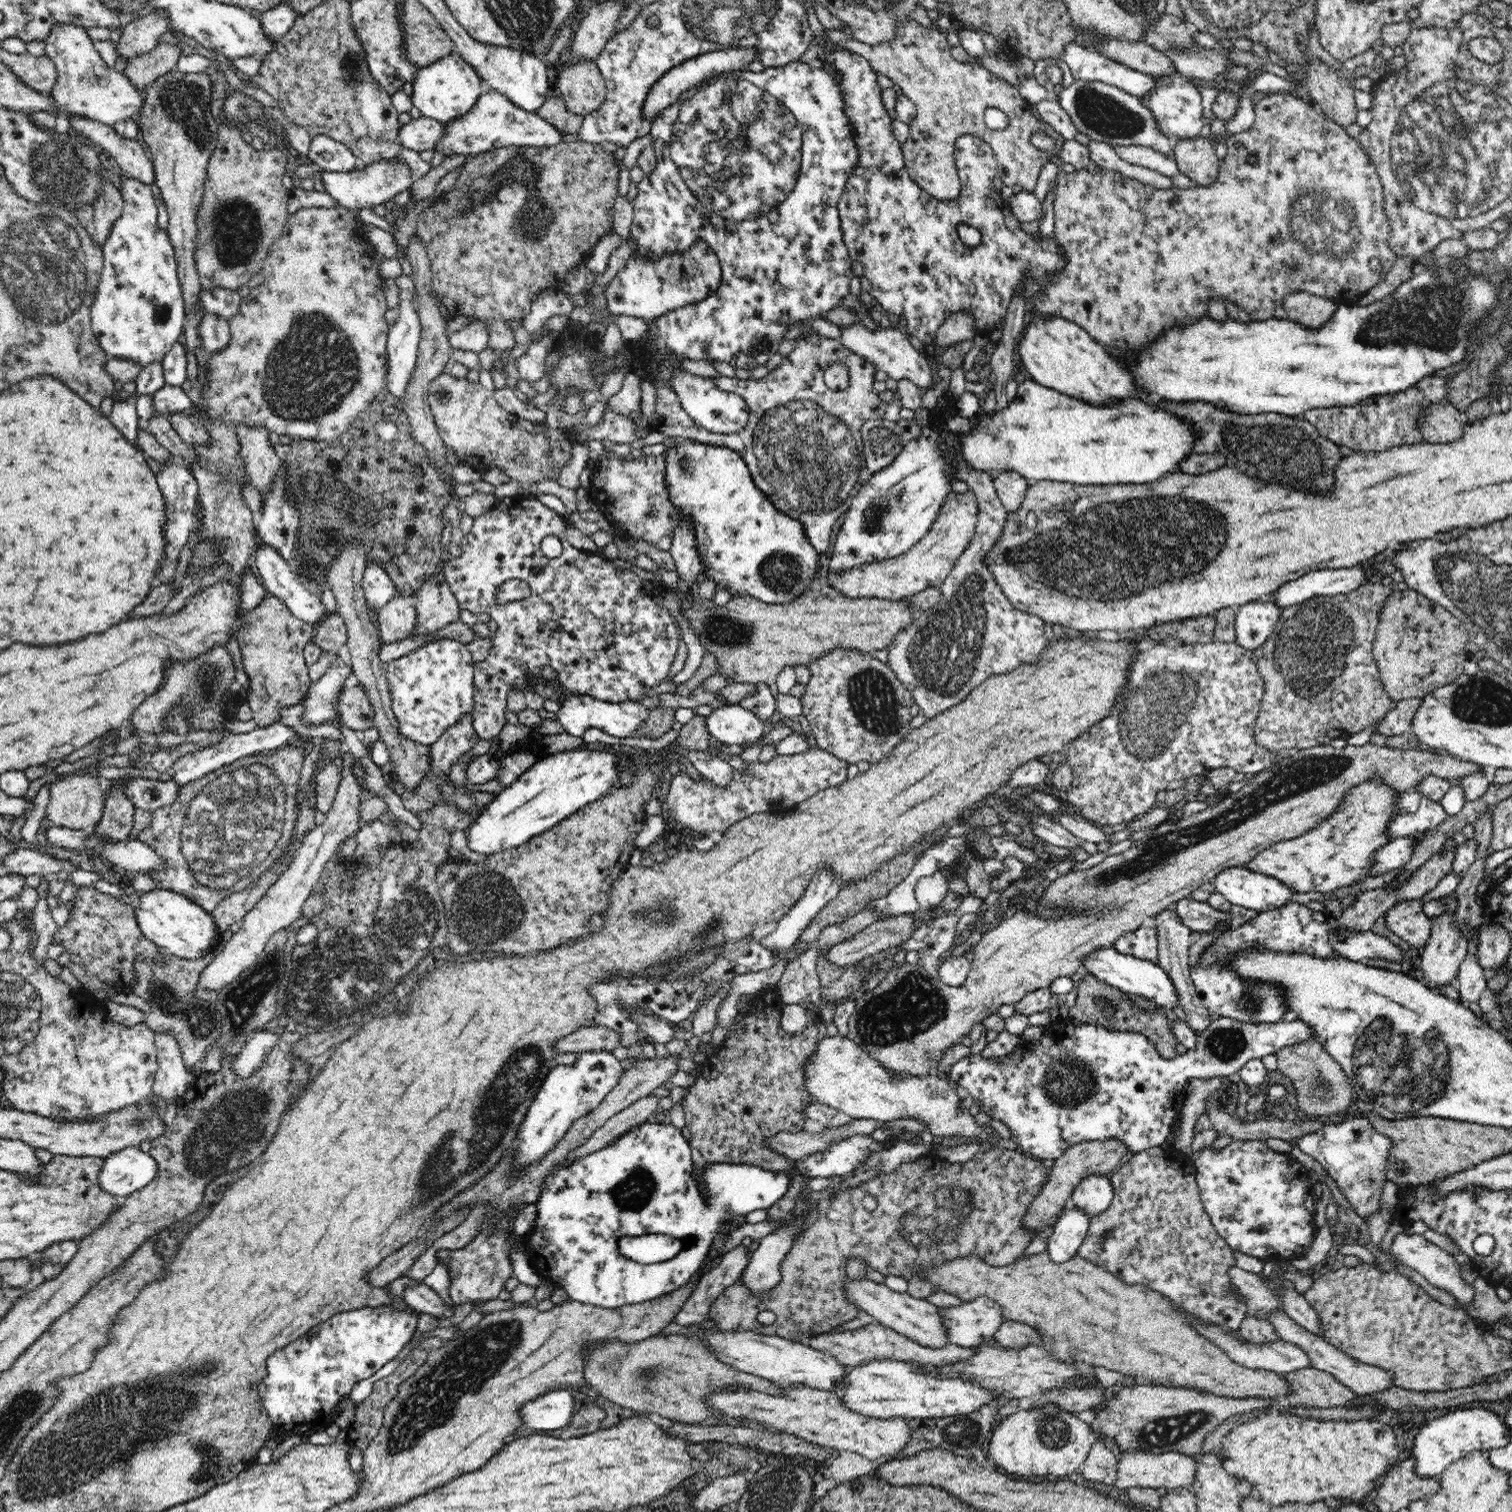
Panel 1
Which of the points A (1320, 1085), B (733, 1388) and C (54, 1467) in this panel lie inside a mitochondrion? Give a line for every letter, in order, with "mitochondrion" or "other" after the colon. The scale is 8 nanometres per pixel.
A: mitochondrion
B: other
C: mitochondrion

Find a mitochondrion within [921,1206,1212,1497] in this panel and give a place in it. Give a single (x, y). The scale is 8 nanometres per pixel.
(1053, 1433)

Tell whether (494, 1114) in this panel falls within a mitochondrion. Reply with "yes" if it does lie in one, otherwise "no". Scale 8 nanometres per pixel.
yes

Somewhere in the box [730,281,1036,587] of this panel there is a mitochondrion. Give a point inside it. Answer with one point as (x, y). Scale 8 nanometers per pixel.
(809, 458)

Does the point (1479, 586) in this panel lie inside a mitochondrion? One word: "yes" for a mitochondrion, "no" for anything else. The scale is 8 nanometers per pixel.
yes

